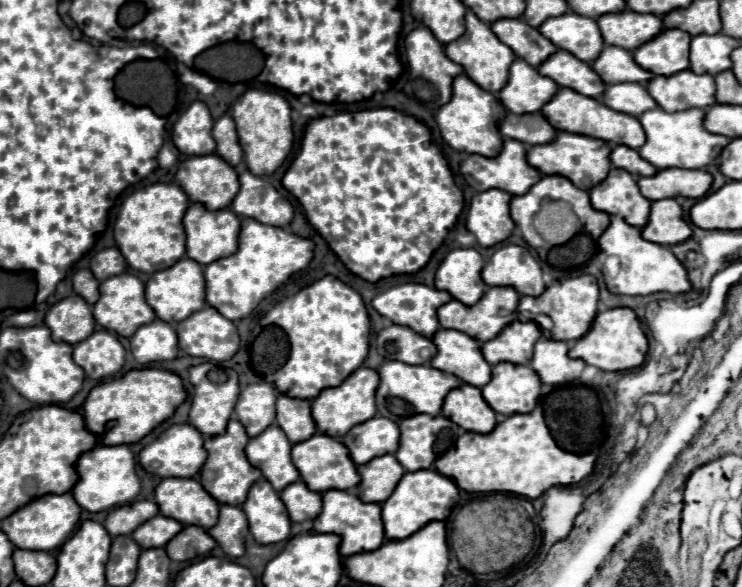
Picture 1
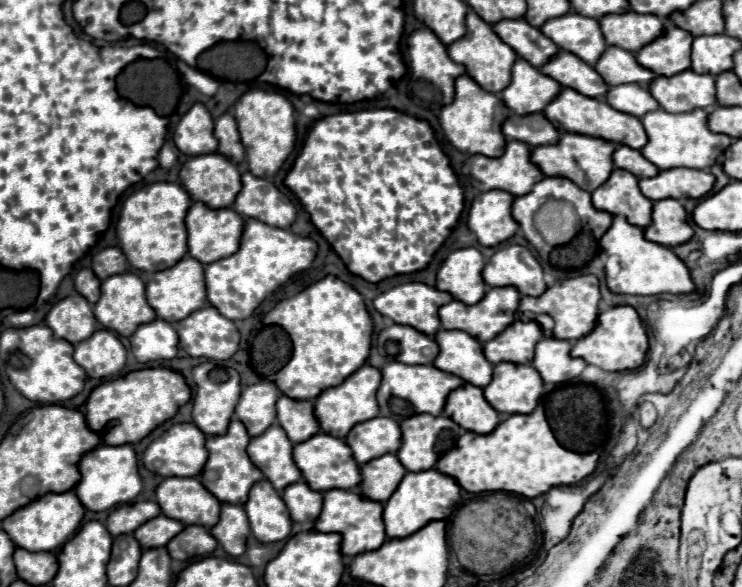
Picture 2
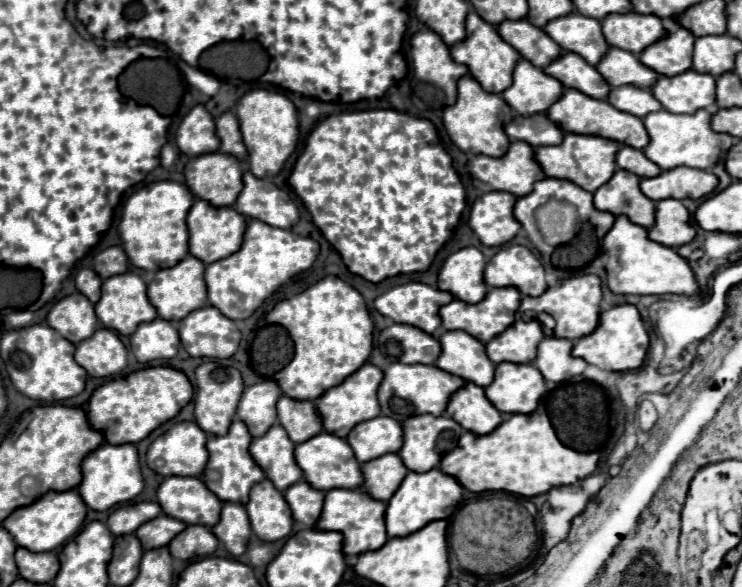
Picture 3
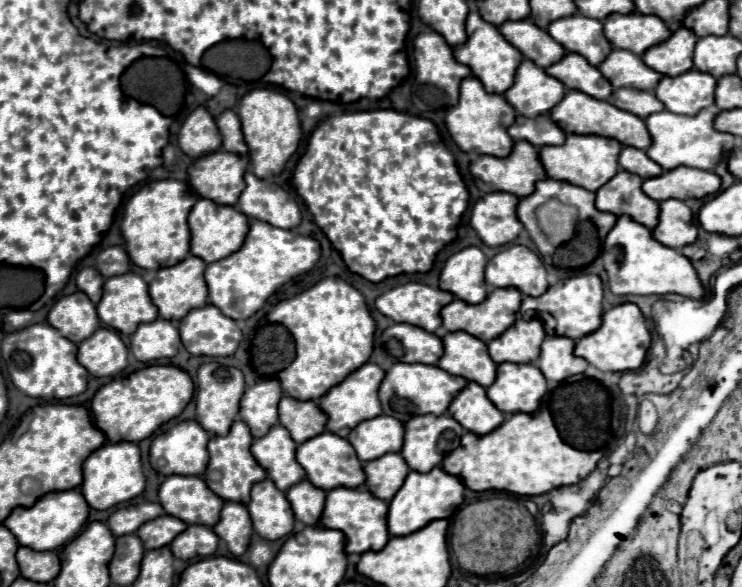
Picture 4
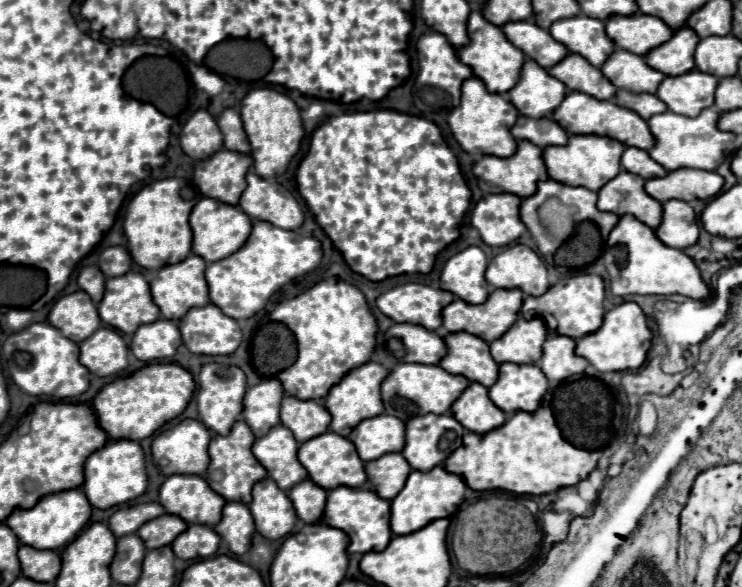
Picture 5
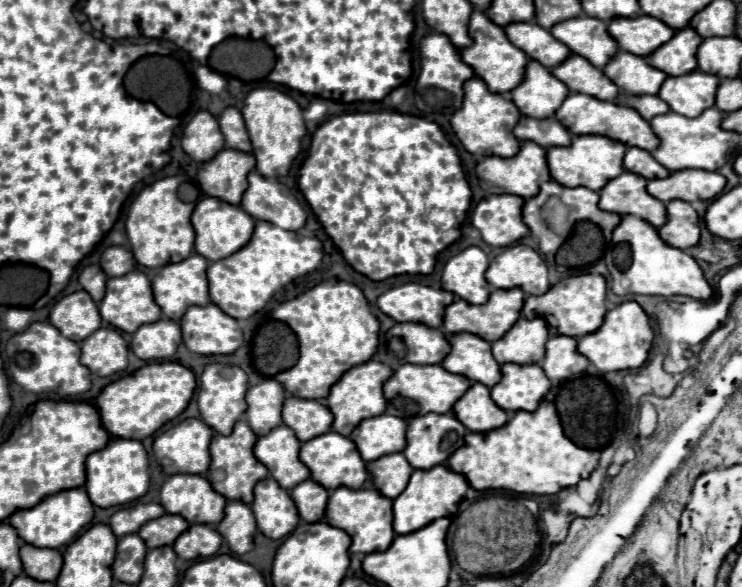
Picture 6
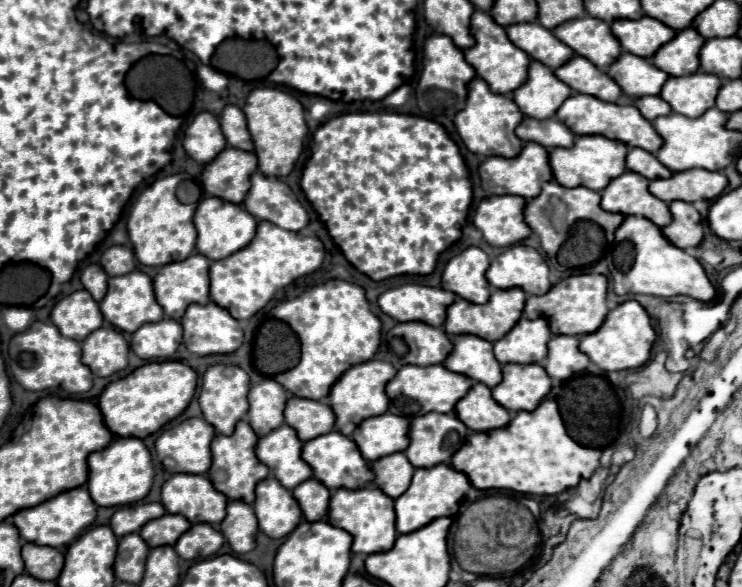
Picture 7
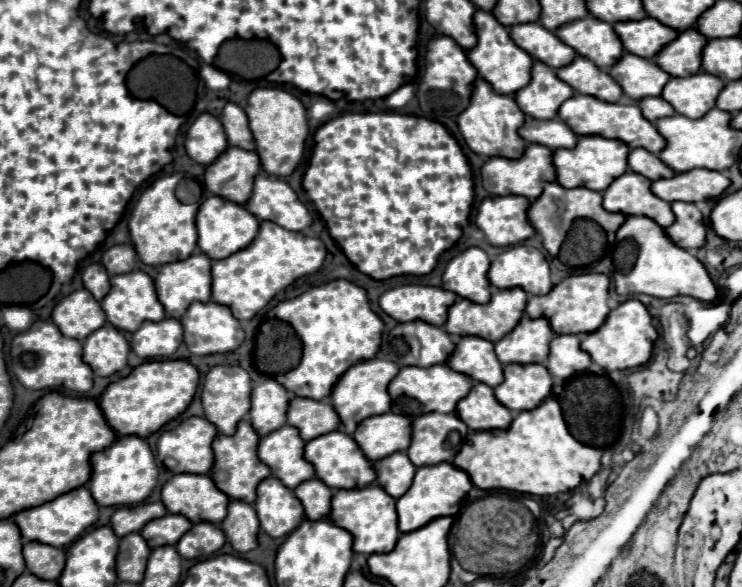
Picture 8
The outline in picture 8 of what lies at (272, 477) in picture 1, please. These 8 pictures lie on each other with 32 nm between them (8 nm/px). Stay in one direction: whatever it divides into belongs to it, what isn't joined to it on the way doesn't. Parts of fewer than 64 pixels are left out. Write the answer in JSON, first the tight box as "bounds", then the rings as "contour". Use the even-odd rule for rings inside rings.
{"bounds":[258,424,314,488],"contour":[[[290,424],[278,428],[276,432],[264,436],[260,440],[260,446],[258,446],[258,456],[260,460],[272,470],[272,474],[282,480],[284,486],[288,488],[296,488],[298,484],[302,484],[304,480],[310,480],[314,478],[314,466],[304,458],[304,440],[300,438],[300,432],[296,432],[296,428],[292,428]]]}

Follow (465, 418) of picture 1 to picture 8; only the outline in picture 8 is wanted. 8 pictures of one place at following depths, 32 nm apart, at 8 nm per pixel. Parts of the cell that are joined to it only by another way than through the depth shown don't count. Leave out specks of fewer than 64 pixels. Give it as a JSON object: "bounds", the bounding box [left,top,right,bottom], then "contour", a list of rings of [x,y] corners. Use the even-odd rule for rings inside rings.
{"bounds":[456,382,512,430],"contour":[[[482,382],[458,402],[456,412],[472,430],[504,430],[512,424],[512,412],[502,406],[496,400],[494,390]]]}

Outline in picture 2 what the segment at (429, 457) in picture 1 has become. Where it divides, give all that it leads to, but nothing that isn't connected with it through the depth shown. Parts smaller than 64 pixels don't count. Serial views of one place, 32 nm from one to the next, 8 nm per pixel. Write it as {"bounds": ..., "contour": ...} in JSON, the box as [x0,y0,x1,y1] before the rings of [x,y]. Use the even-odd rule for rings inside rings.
{"bounds":[398,414,460,472],"contour":[[[416,414],[402,420],[402,448],[398,450],[398,458],[410,472],[424,472],[436,466],[438,454],[434,450],[436,438],[442,430],[460,426],[454,424],[448,416],[432,416],[432,414]]]}

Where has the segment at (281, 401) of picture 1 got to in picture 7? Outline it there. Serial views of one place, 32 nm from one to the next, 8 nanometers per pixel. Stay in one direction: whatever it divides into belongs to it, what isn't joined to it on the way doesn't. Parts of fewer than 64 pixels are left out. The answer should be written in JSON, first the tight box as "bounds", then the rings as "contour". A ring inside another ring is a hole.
{"bounds":[284,396,336,442],"contour":[[[296,396],[288,400],[284,416],[286,424],[298,432],[298,438],[302,442],[332,432],[336,424],[336,414],[328,404]]]}

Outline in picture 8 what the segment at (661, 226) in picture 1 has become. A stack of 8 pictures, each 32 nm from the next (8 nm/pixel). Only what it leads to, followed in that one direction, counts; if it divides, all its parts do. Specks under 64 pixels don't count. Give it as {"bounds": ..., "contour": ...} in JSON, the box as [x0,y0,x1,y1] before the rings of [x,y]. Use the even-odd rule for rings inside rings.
{"bounds":[666,202,706,250],"contour":[[[672,202],[672,212],[676,214],[676,222],[666,228],[666,234],[686,250],[698,250],[706,244],[706,226],[702,212],[696,204],[688,202]]]}

